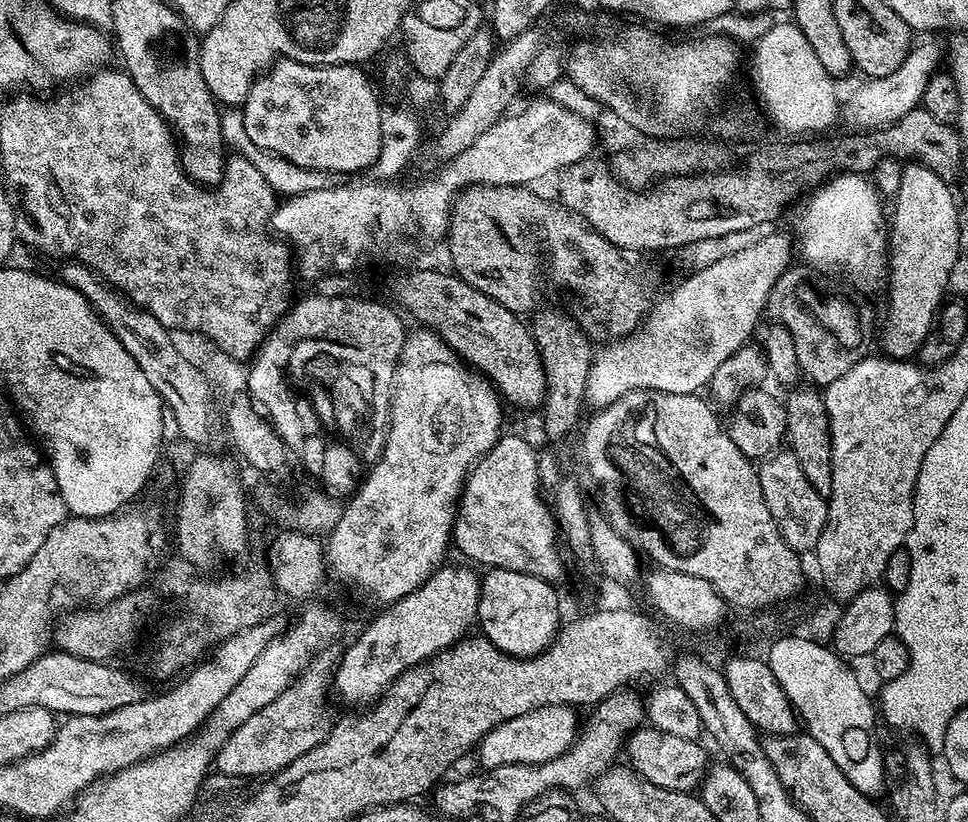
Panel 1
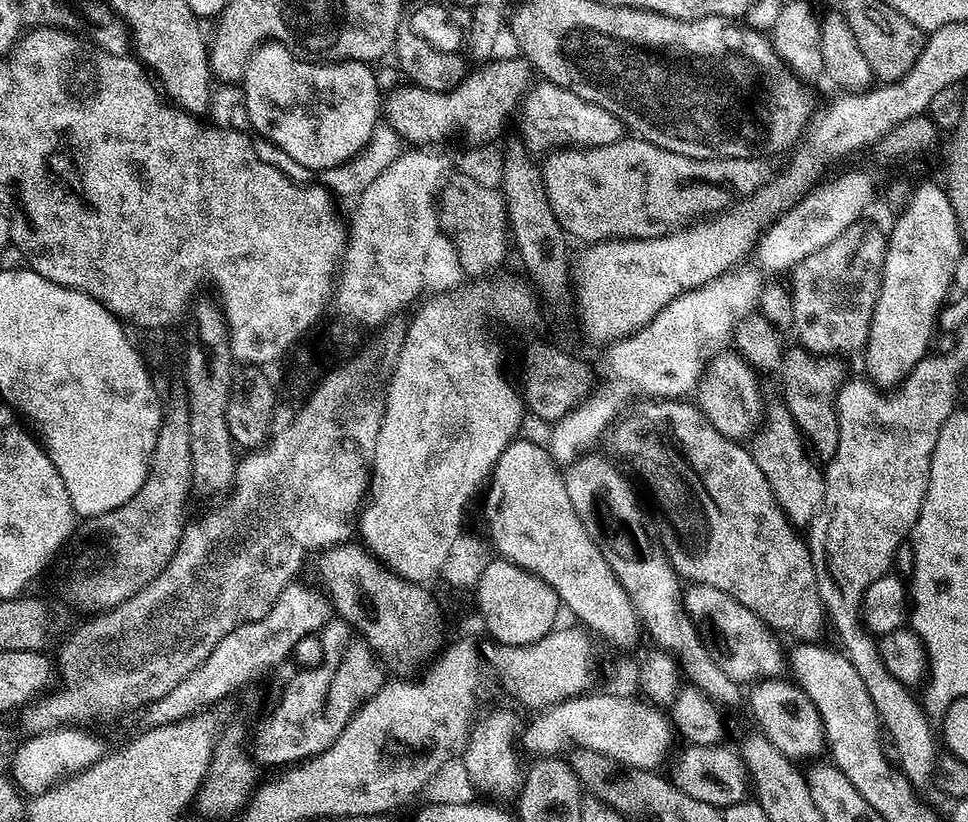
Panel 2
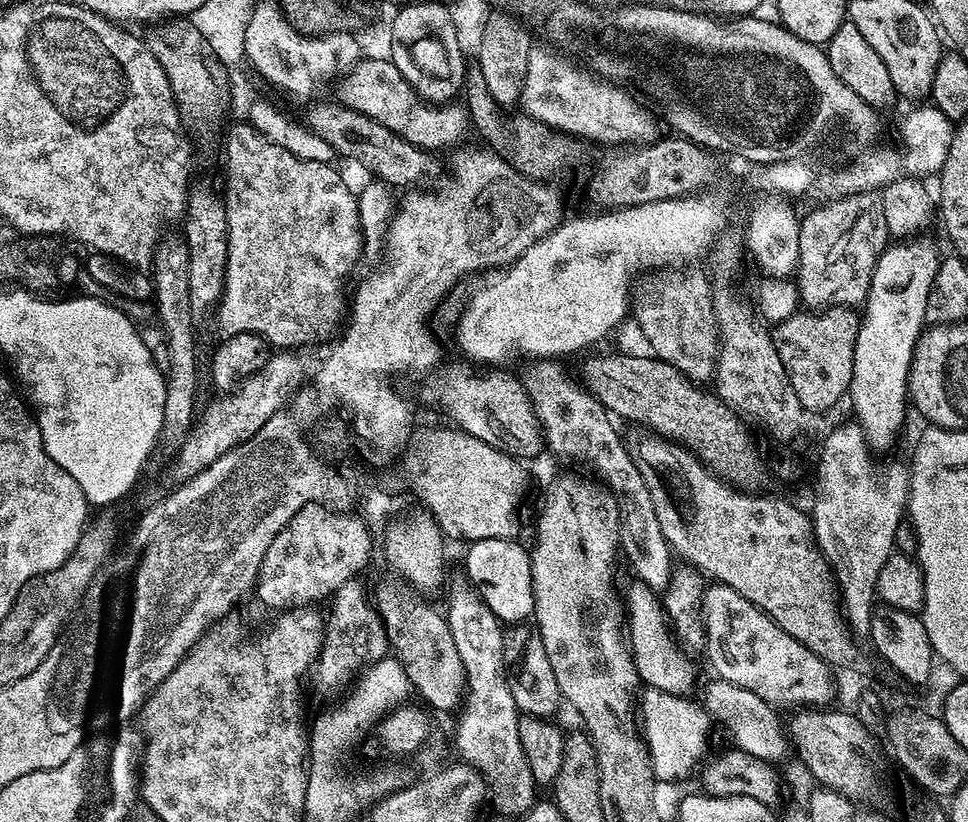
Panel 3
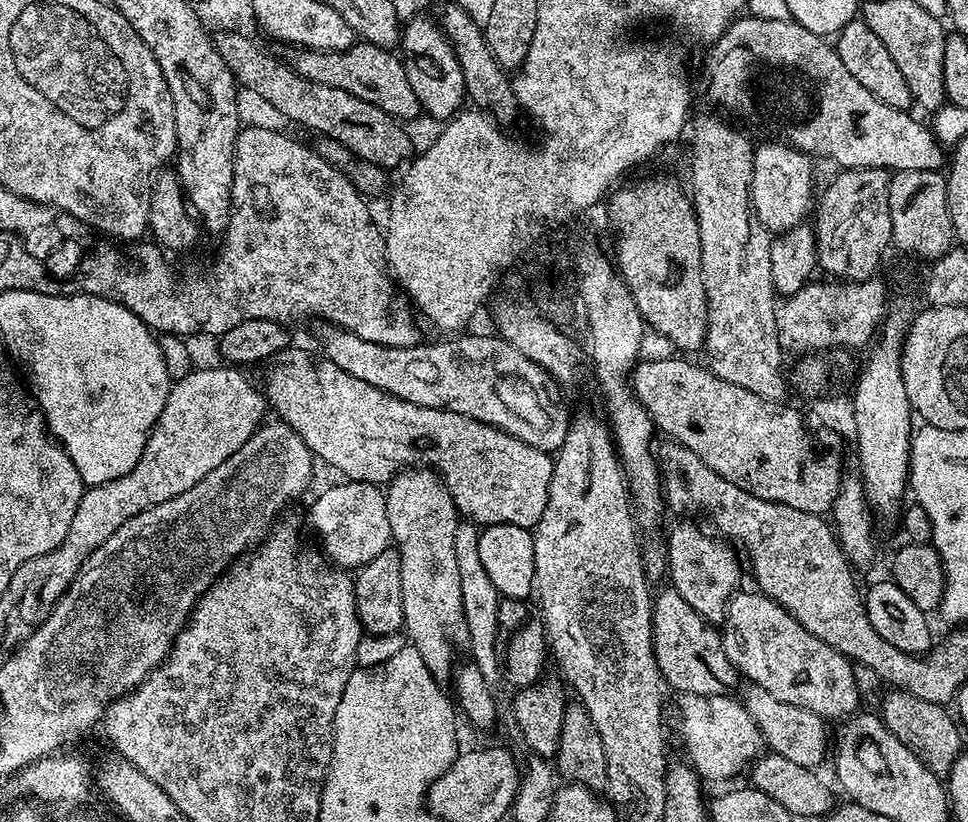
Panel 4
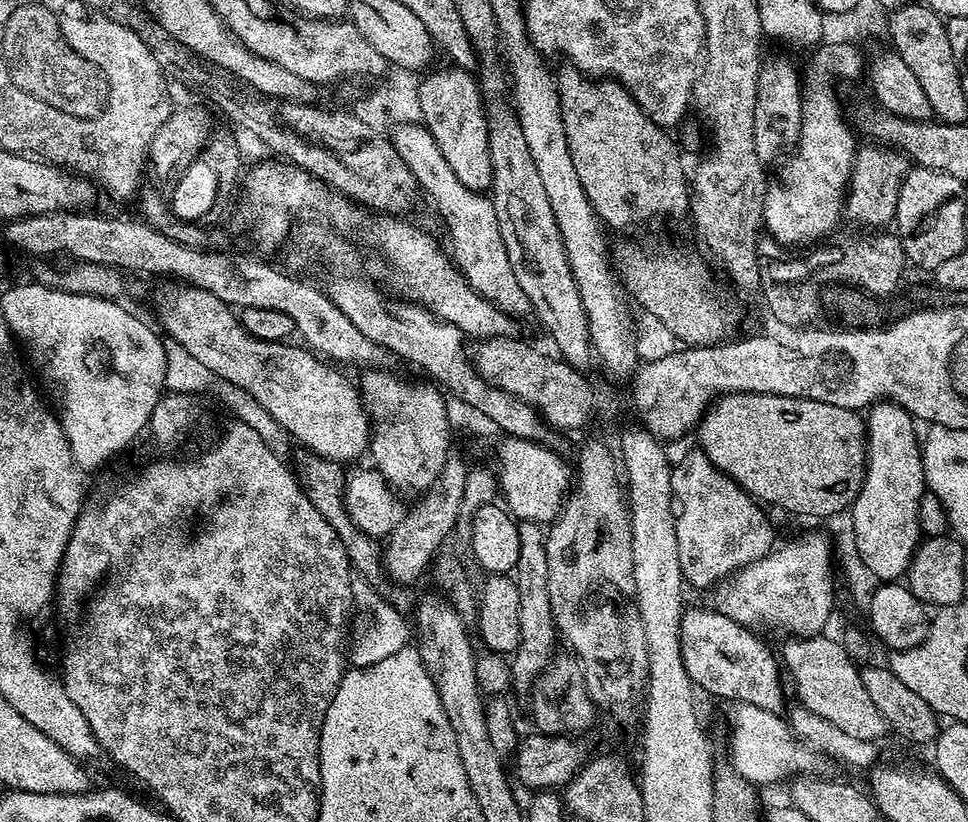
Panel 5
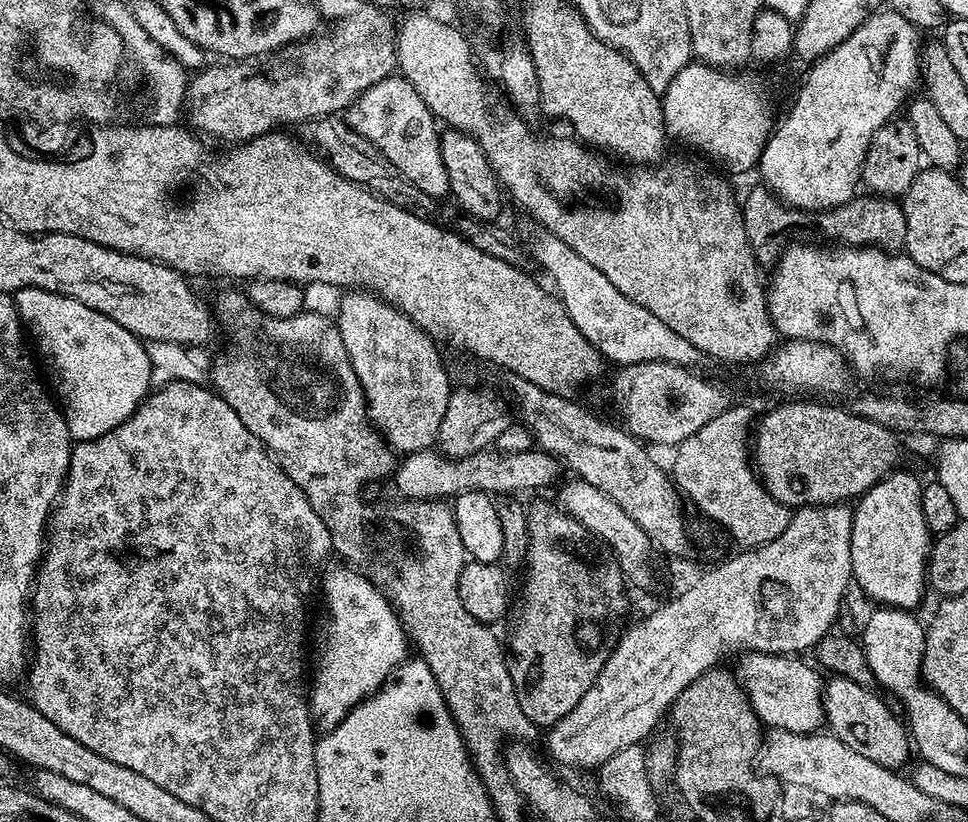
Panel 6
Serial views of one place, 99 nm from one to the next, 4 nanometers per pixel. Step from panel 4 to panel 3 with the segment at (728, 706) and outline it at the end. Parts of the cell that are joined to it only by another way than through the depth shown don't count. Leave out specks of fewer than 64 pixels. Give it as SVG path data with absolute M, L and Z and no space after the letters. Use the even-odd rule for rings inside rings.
M645 687L638 700L638 720L642 725L644 744L648 748L648 757L652 763L654 774L660 780L681 782L688 775L697 771L698 765L705 759L704 751L708 748L708 724L710 717L699 703L696 704L687 695L675 696L657 688Z

